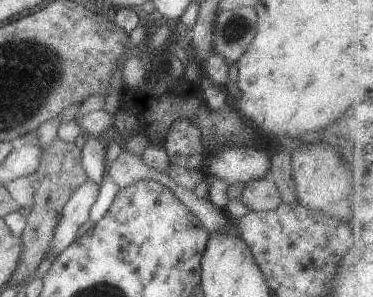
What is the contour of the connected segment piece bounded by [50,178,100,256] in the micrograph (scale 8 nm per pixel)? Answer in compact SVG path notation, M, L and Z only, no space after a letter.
M88 178L72 193L64 205L50 246L57 256L78 238L78 230L89 220L88 213L98 198L99 190L100 185Z

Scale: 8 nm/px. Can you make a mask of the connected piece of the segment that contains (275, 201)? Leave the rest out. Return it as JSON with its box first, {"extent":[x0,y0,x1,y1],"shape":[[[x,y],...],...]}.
{"extent":[240,178,285,212],"shape":[[[270,178],[245,183],[240,198],[250,212],[266,212],[278,208],[285,200],[281,197],[276,183]]]}

